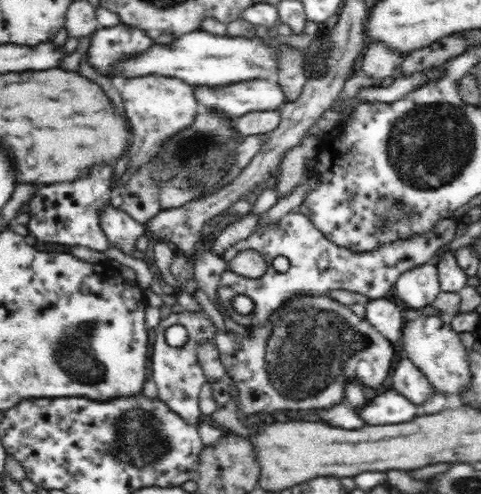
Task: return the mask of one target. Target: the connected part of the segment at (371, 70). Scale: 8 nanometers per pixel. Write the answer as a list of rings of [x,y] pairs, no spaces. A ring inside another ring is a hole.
[[[369,44],[357,65],[361,72],[364,72],[370,79],[374,79],[379,85],[391,79],[394,68],[400,64],[401,60],[402,56],[384,44]]]

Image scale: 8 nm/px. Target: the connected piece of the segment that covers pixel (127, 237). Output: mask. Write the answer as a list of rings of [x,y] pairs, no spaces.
[[[104,206],[100,210],[100,229],[108,237],[111,246],[120,248],[125,254],[134,252],[134,242],[145,234],[145,225],[136,222],[122,209]]]

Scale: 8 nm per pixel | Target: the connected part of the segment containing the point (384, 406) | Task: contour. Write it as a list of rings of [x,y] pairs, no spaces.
[[[390,388],[387,392],[376,396],[368,408],[349,407],[365,425],[380,426],[409,422],[418,416],[418,407],[402,394]]]

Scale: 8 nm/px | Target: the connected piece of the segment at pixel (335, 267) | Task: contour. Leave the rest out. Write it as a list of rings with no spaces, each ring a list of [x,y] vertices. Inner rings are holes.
[[[290,212],[284,218],[276,220],[274,224],[262,224],[259,221],[250,236],[227,248],[222,257],[224,261],[230,262],[240,251],[256,250],[266,261],[266,272],[260,278],[246,278],[233,270],[226,269],[218,280],[218,292],[212,302],[216,307],[222,306],[223,313],[234,322],[238,322],[242,321],[242,317],[232,307],[232,300],[238,294],[245,294],[248,298],[252,298],[255,304],[253,313],[249,315],[249,321],[245,322],[248,322],[250,327],[261,327],[262,324],[267,323],[267,318],[274,311],[298,296],[320,296],[326,290],[344,289],[359,292],[370,299],[379,299],[394,288],[402,272],[412,270],[421,264],[433,263],[436,250],[452,241],[456,227],[452,220],[444,218],[438,220],[436,226],[428,232],[414,234],[410,239],[388,242],[374,248],[374,251],[355,253],[326,239],[302,212]],[[276,256],[288,258],[290,267],[287,272],[280,273],[272,267]]]

